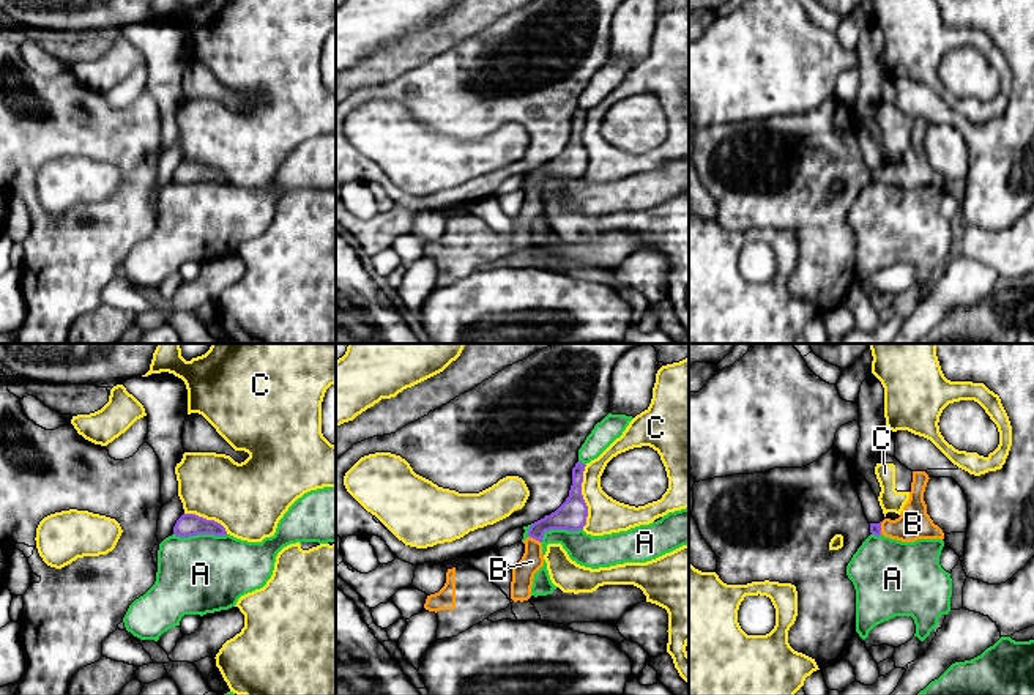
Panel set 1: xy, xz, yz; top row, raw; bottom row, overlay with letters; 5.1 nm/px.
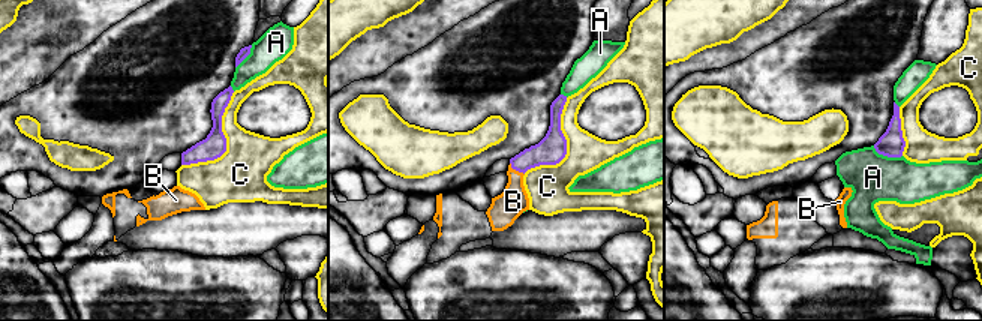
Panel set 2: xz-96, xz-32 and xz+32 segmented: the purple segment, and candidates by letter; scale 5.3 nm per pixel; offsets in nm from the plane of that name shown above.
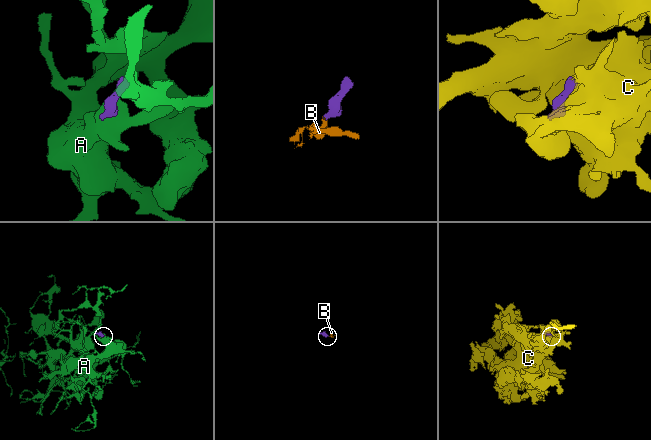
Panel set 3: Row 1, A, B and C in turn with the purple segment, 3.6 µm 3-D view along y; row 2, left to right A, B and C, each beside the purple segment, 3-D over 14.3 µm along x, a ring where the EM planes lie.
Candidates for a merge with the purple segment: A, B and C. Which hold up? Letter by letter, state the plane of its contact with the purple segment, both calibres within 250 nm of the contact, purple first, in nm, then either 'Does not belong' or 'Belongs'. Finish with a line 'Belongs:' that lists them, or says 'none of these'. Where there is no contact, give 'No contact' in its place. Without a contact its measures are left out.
A: Touches purple in xy. Thickness 110 nm (purple) against 400 nm. Does not belong
B: Touches purple in xz. Thickness 150 nm (purple) against 110 nm. Belongs
C: Touches purple in xz. Thickness 150 nm (purple) against 190 nm. Does not belong
Belongs: B

